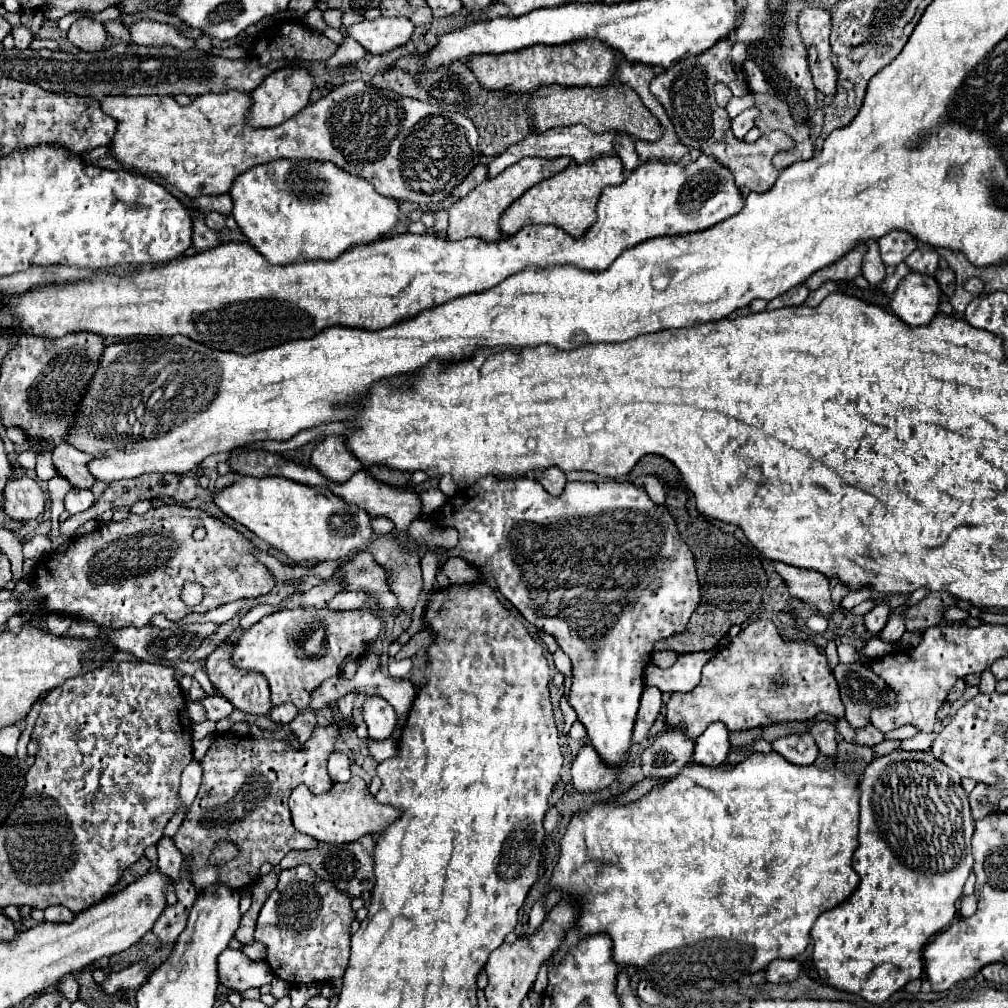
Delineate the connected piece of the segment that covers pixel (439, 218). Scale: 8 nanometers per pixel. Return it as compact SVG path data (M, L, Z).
M438 211L432 231L440 237L446 237L446 229L448 229L448 211Z

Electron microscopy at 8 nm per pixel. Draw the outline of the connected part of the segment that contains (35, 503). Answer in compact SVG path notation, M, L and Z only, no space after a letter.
M18 471L18 479L14 479L10 487L6 487L2 507L10 519L18 521L38 519L46 509L46 493L34 479Z

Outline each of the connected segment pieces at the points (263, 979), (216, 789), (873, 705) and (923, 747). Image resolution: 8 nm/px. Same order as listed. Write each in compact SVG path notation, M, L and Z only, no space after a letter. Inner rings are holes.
M226 949L218 957L220 983L232 991L246 991L262 987L274 979L274 973L266 961L252 961L240 949Z
M316 727L304 749L294 749L284 739L256 739L252 735L238 737L236 733L222 733L202 757L202 785L200 791L174 835L176 845L184 857L190 857L192 881L196 889L212 883L226 883L234 889L244 889L258 879L262 863L278 865L290 851L312 849L316 839L300 835L290 819L288 797L290 791L304 783L312 793L326 793L332 779L326 771L328 755L334 751L340 727ZM218 839L230 839L240 847L240 857L222 867L208 867L208 855Z
M838 663L832 673L838 681L840 697L846 707L846 721L854 731L870 723L870 713L874 709L896 703L896 693L866 665Z
M936 725L934 727L934 733L930 731L930 733L918 733L916 737L912 737L912 739L908 739L908 741L902 741L900 743L900 749L904 749L904 751L916 751L916 749L920 749L920 751L928 751L930 747L932 747L932 743L934 743L934 739L940 735L940 725Z

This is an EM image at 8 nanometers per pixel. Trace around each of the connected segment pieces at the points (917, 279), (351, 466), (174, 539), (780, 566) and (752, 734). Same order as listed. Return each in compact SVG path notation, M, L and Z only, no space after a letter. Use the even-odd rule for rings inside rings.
M908 273L898 285L890 307L908 325L928 325L938 313L940 287L934 277Z
M332 435L326 437L310 457L310 465L318 469L322 475L326 475L328 481L332 483L344 483L348 481L354 473L358 473L358 461L346 451L342 445L342 437Z
M162 505L150 509L144 515L130 515L124 521L104 523L90 535L72 539L64 553L52 553L36 567L30 593L44 611L64 613L94 623L96 627L110 625L114 619L126 619L126 627L148 627L150 619L158 613L162 613L168 621L180 621L188 613L204 613L238 599L254 599L266 595L272 587L274 579L270 571L254 557L254 545L238 531L200 509ZM198 527L206 529L206 537L202 541L196 541L192 537L194 529ZM186 583L202 585L202 603L188 607L182 601L182 589Z
M776 563L776 571L788 583L794 597L816 605L820 613L842 613L842 605L832 603L830 579L824 573L792 567L786 563Z
M750 729L750 731L738 731L738 733L730 733L730 743L734 747L748 747L752 743L756 743L758 739L762 739L762 729Z

